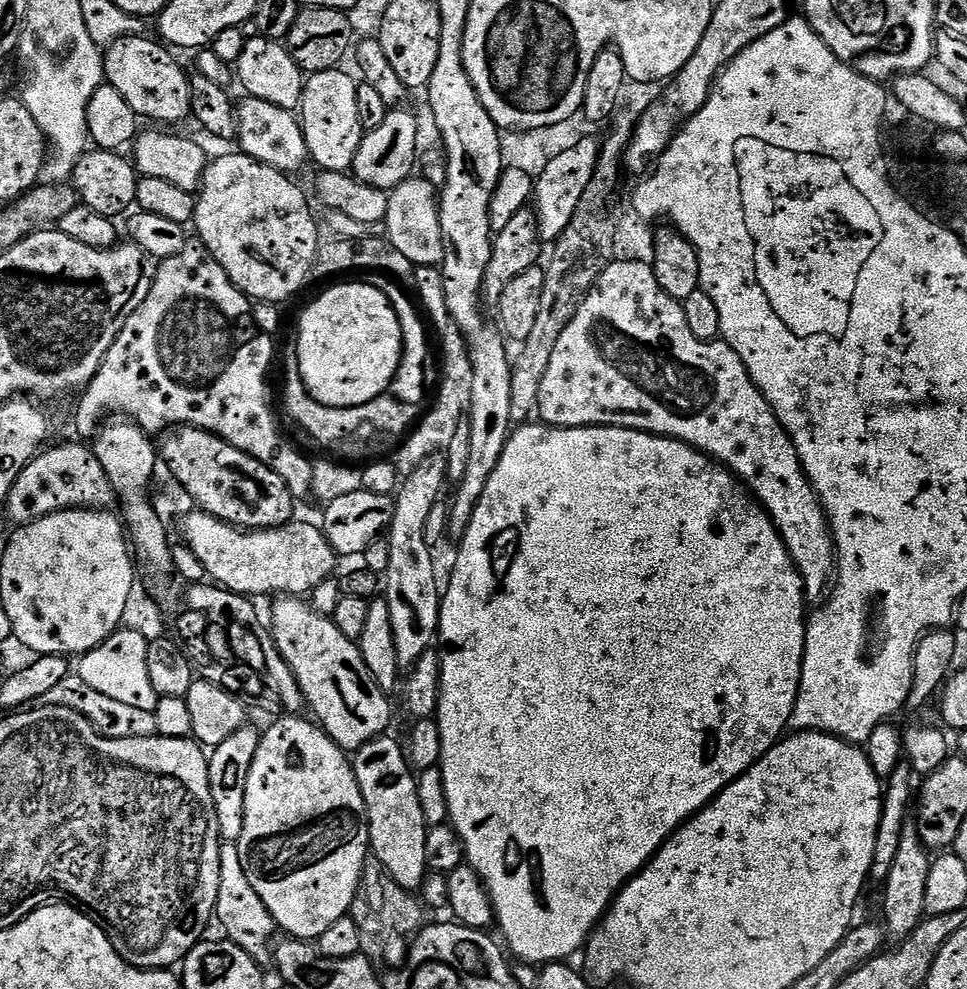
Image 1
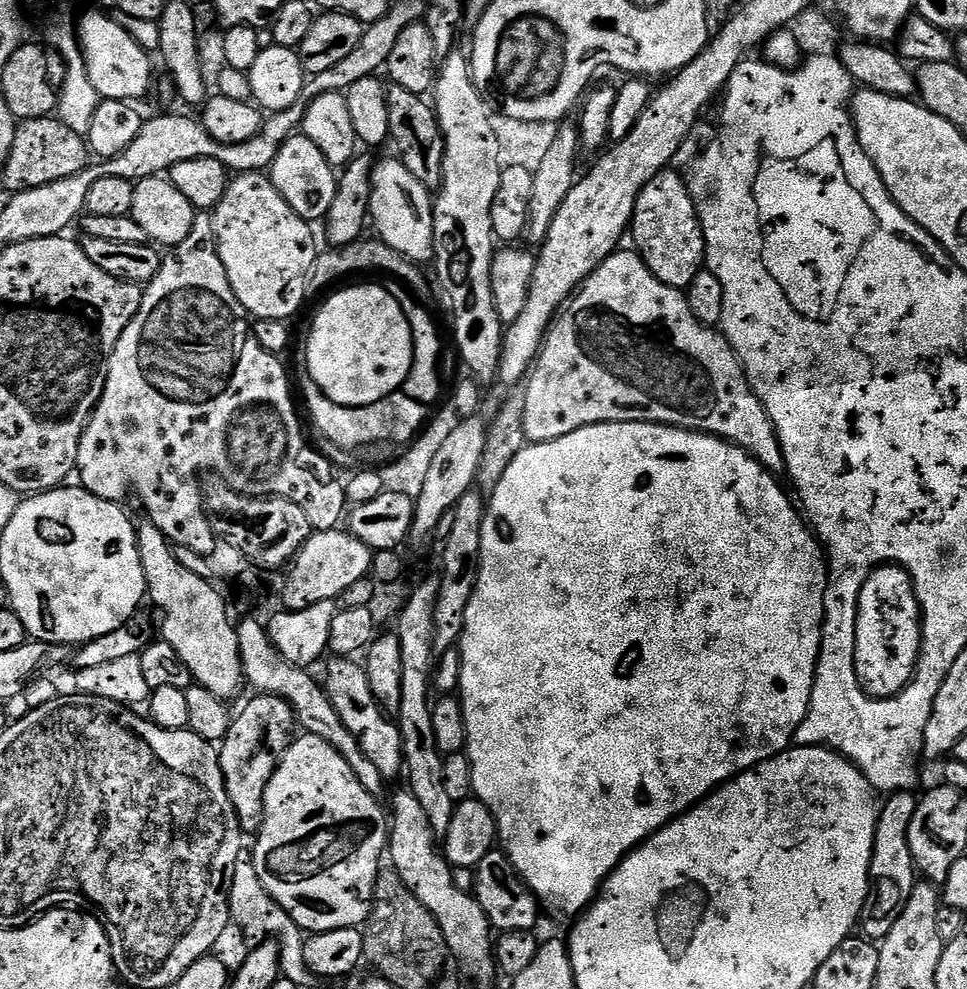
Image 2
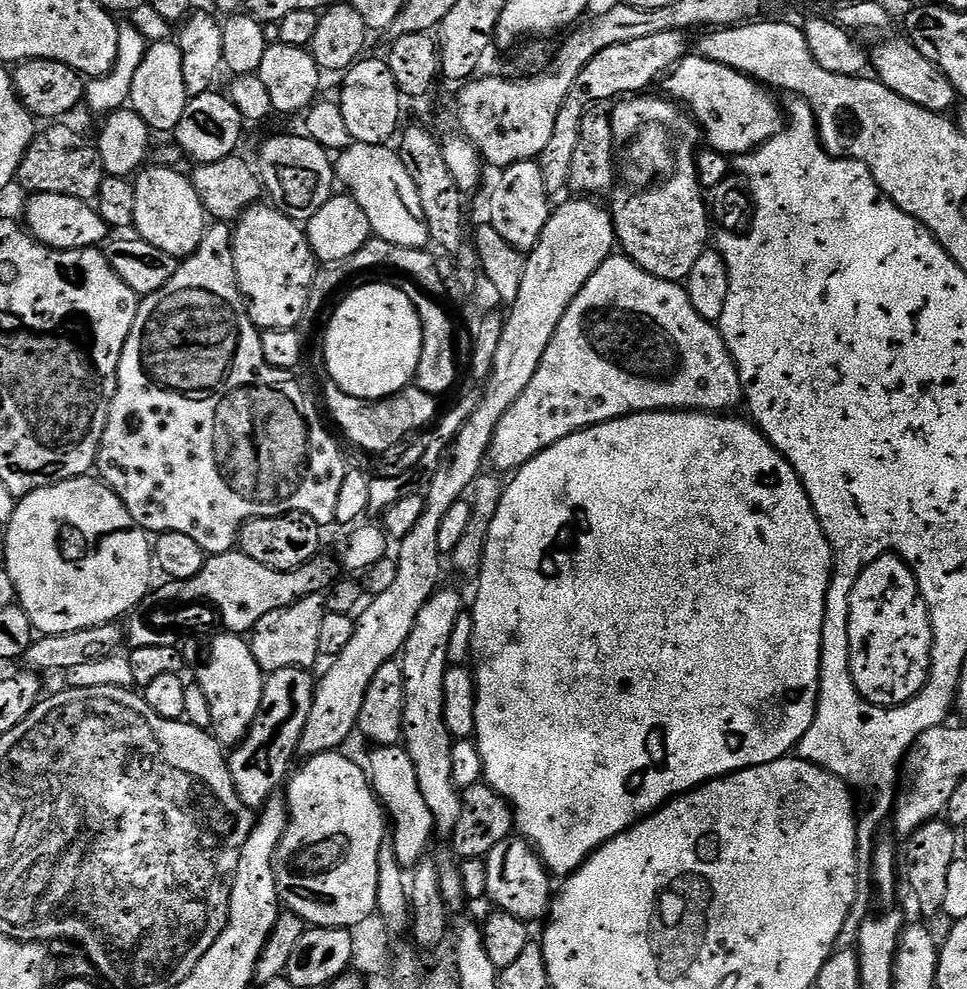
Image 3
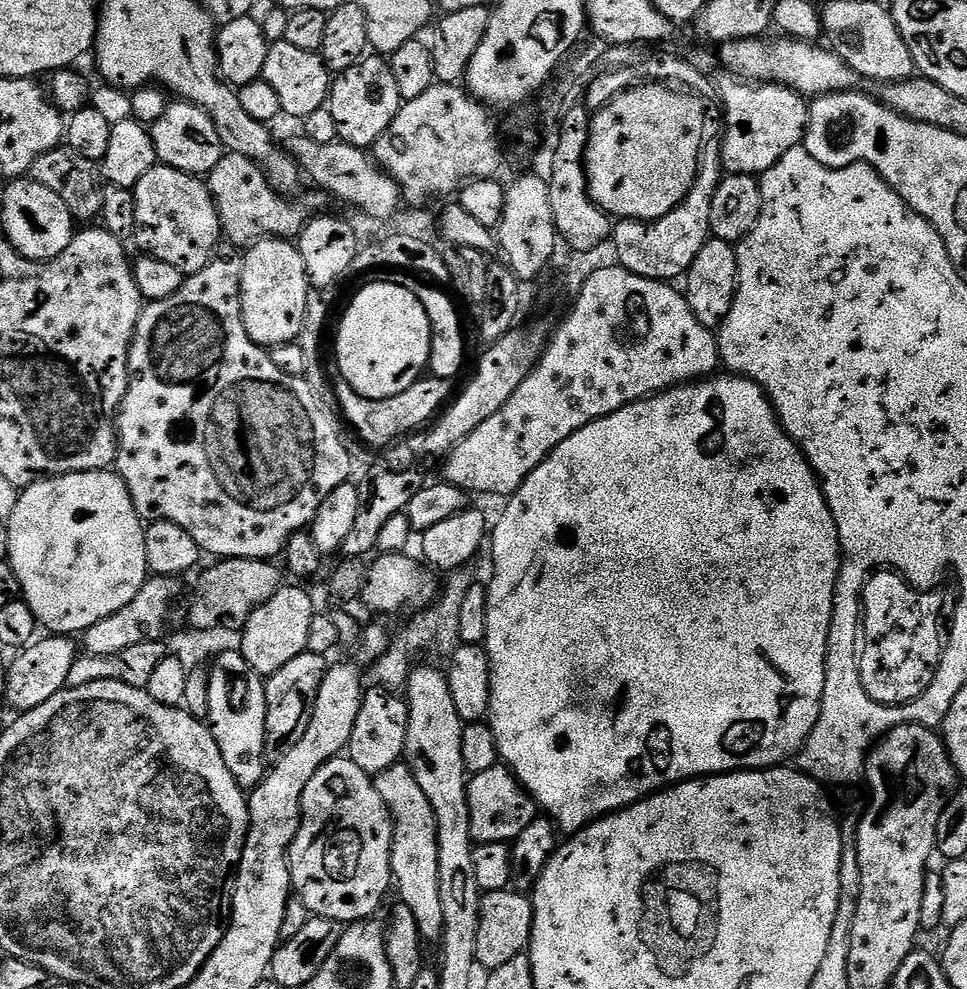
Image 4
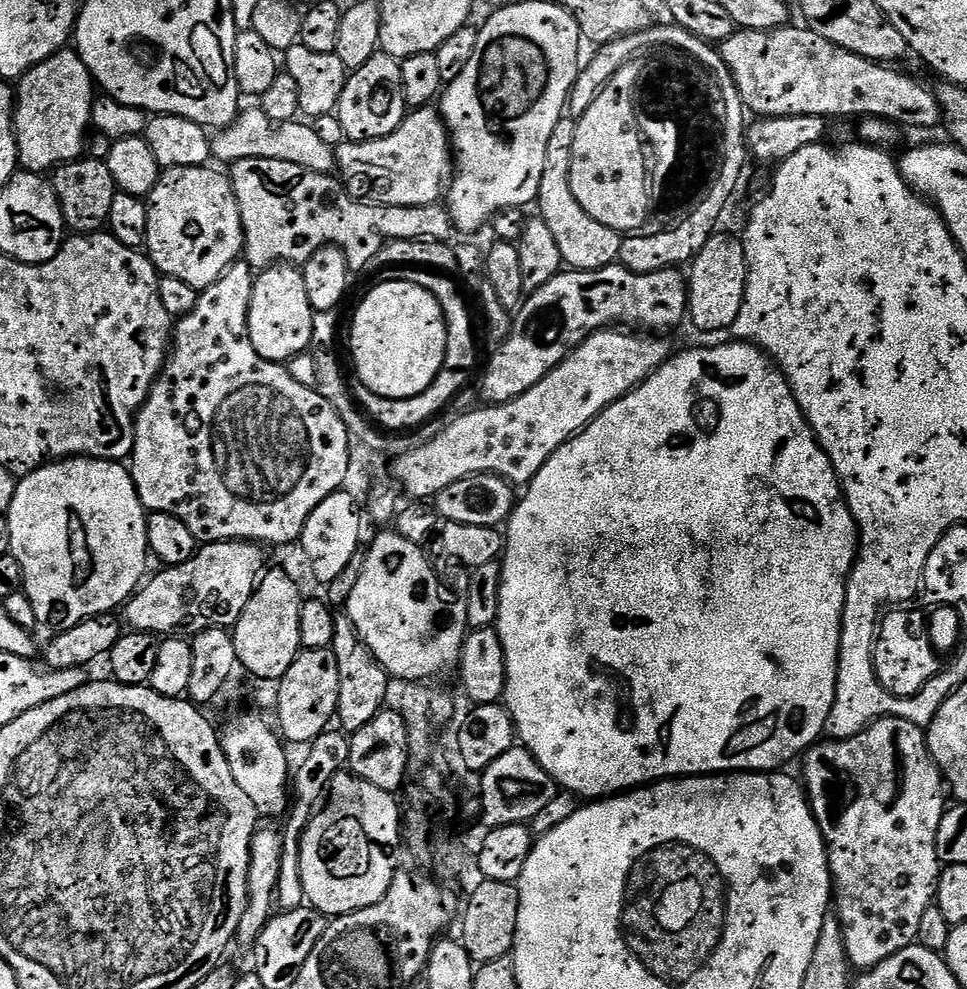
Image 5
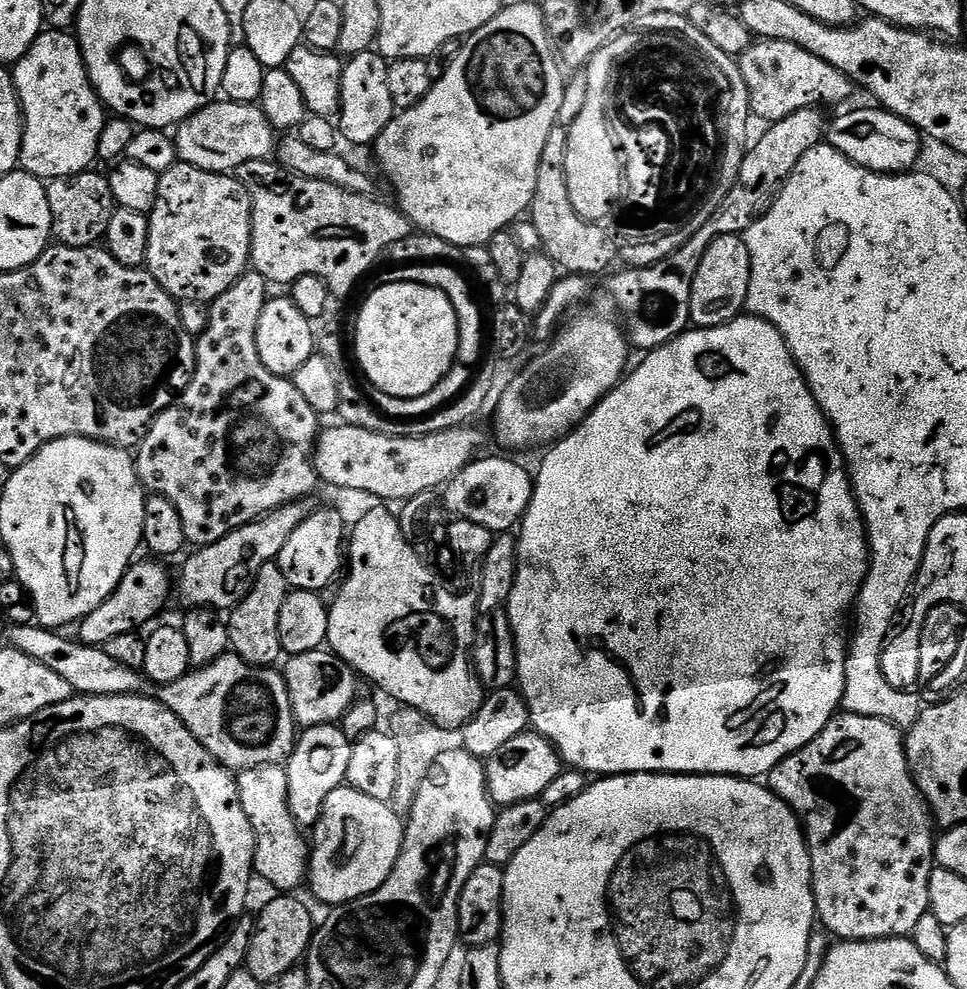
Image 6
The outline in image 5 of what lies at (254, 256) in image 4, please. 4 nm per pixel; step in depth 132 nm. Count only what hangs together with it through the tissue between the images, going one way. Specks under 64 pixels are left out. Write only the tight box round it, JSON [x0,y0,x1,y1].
[248,263,312,362]

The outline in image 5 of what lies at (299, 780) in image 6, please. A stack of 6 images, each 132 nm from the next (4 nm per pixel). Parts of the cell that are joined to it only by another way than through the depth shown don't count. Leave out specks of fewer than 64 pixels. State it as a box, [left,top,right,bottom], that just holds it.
[274,730,349,912]

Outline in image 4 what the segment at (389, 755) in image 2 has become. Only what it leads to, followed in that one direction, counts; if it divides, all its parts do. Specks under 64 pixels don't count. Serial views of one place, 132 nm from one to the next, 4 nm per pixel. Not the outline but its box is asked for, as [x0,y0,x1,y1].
[374,762,444,941]

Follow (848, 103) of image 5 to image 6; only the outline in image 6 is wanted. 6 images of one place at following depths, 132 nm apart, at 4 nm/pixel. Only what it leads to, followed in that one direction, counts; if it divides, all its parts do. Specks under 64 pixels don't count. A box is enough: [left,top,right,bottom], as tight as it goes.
[738,39,854,122]

